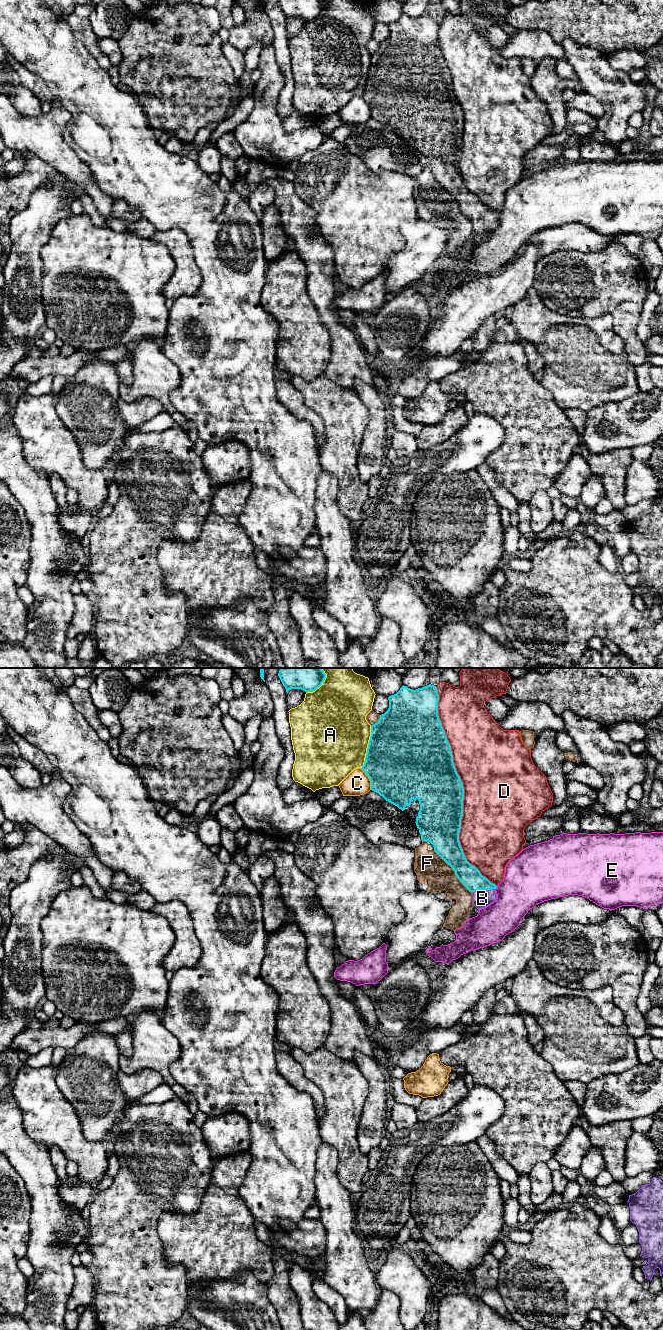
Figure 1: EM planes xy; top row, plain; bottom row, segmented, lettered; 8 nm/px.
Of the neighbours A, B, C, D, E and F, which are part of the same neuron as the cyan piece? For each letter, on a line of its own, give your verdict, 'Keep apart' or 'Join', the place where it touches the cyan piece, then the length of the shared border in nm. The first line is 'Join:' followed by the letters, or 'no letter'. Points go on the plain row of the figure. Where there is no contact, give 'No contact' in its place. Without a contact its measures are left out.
Join: B
A: Keep apart. Touches cyan at xy (368, 75). Shared border 360 nm
B: Join. Touches cyan at xy (483, 217). Shared border 190 nm
C: Keep apart. Touches cyan at xy (369, 106). Shared border 200 nm
D: Keep apart. Touches cyan at xy (463, 117). Shared border 1650 nm
E: Keep apart. Touches cyan at xy (496, 215). Shared border 40 nm
F: Keep apart. Touches cyan at xy (454, 198). Shared border 460 nm

